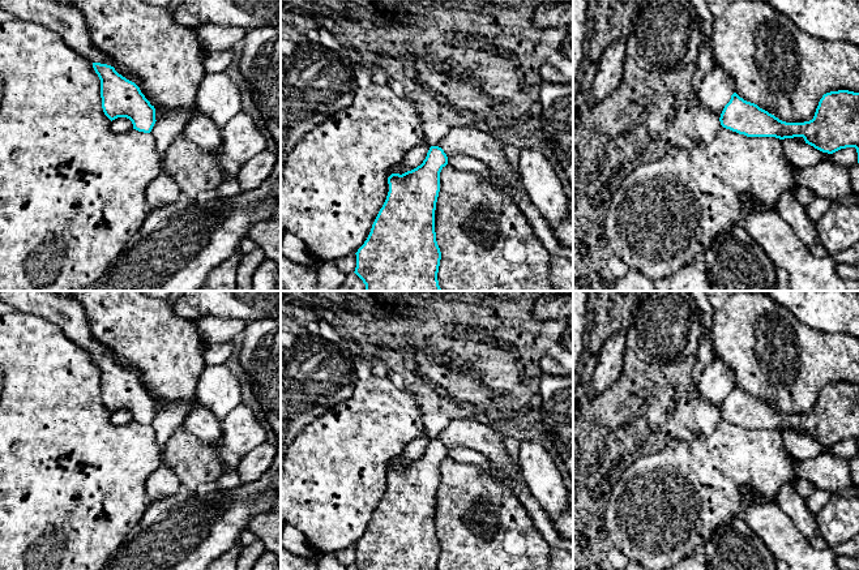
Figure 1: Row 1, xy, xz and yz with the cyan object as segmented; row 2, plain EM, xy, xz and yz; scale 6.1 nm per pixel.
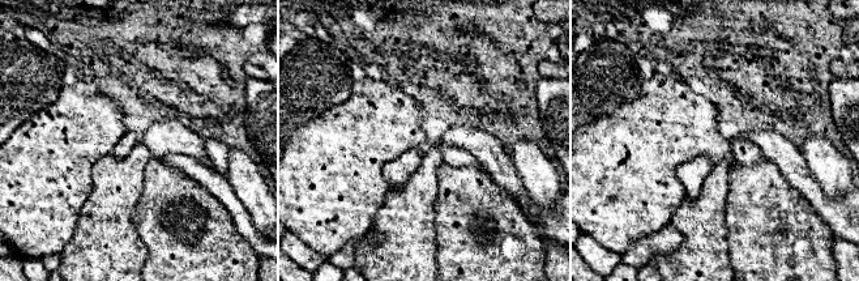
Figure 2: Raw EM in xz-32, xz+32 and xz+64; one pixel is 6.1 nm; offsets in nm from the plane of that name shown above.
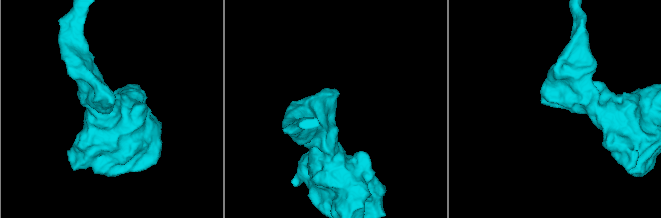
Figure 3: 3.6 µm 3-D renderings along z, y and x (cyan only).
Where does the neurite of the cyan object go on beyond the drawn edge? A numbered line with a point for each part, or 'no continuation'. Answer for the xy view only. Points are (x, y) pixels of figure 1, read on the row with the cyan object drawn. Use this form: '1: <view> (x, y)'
no continuation

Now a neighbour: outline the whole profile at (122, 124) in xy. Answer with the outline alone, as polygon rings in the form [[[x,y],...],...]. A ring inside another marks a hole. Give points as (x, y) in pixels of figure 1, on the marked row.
[[[117,117],[110,123],[110,129],[114,133],[127,133],[133,128],[133,124],[127,117]]]

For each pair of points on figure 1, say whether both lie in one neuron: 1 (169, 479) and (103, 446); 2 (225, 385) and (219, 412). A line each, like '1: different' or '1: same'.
1: different
2: same

